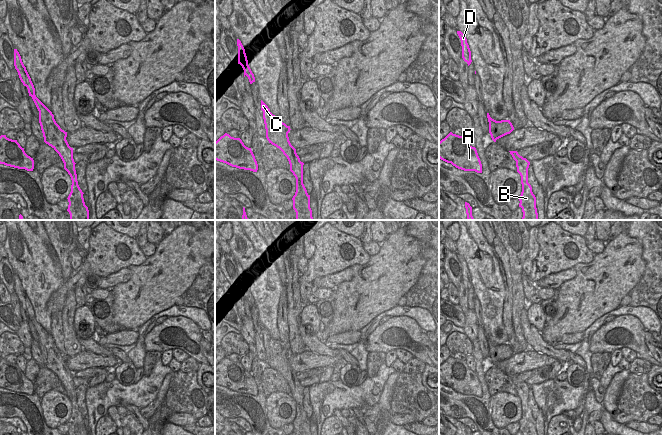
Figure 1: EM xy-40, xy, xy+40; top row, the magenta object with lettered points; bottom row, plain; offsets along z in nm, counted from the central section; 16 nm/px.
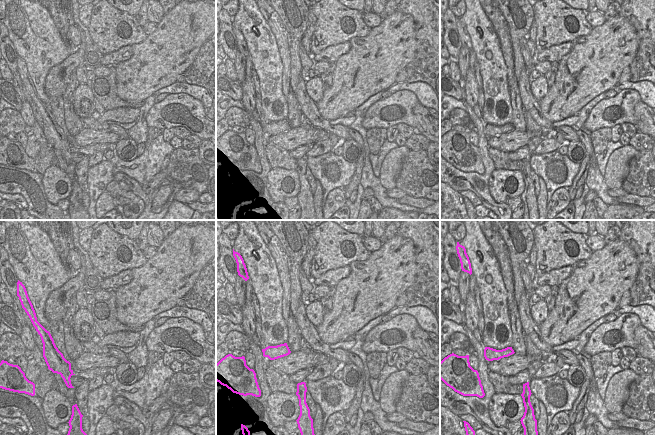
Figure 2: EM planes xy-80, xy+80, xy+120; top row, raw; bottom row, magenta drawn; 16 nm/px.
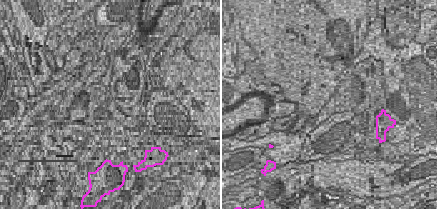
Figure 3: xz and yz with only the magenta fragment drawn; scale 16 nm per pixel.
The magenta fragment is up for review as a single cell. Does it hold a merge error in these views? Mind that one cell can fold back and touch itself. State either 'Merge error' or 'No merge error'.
Merge error.

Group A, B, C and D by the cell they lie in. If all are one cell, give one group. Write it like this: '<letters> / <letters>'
A / B C D

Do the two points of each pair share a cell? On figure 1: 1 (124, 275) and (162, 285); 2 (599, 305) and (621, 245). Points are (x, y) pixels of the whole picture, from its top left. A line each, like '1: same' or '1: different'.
1: different
2: same

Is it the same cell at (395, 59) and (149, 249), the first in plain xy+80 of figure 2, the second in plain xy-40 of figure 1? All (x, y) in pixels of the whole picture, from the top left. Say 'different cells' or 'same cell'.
different cells

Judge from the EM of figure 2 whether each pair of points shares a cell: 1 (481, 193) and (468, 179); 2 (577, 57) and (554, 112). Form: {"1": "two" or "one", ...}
{"1": "one", "2": "one"}

